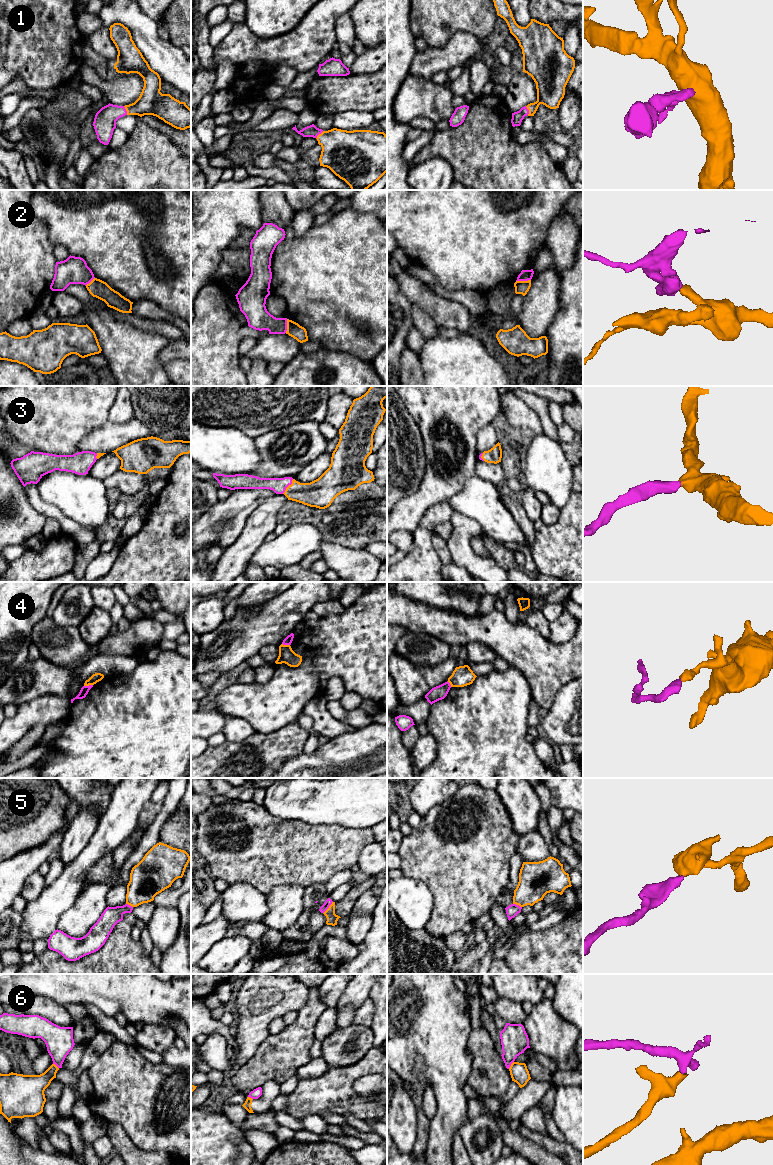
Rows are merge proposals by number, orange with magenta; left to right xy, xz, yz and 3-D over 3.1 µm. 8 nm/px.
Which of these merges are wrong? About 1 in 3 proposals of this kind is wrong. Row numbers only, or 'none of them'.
2, 4, 6

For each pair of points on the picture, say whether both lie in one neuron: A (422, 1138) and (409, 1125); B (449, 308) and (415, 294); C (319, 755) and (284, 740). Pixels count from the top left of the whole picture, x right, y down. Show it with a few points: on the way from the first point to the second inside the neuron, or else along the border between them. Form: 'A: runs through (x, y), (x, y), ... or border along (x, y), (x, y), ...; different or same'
A: border along (417, 1111), (417, 1138), (412, 1151); different
B: runs through (441, 308), (438, 308), (423, 295); same
C: border along (303, 752), (290, 757), (282, 763); different

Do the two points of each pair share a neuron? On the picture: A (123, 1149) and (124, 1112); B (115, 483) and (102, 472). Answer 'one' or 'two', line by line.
A: two
B: two

